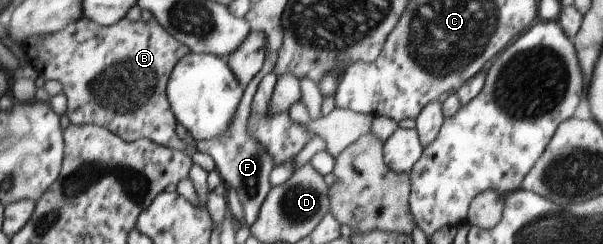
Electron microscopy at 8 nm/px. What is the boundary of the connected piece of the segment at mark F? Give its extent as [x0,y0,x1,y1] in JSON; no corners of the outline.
[197,46,273,227]

